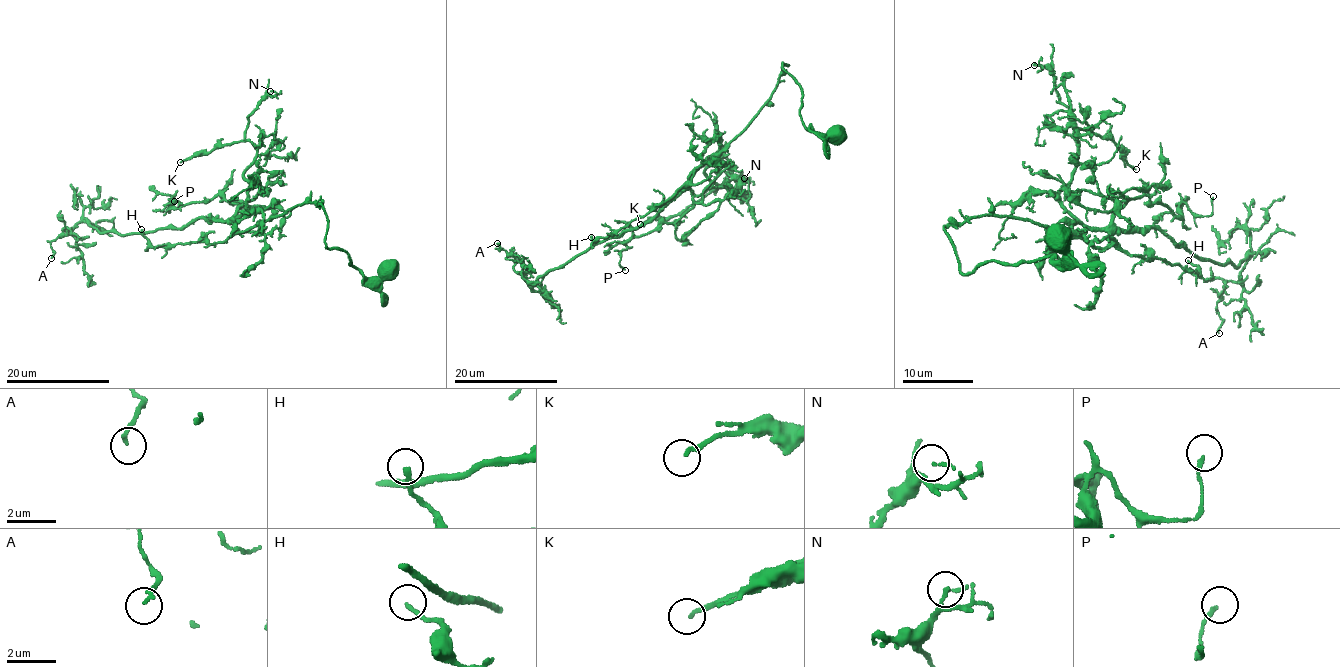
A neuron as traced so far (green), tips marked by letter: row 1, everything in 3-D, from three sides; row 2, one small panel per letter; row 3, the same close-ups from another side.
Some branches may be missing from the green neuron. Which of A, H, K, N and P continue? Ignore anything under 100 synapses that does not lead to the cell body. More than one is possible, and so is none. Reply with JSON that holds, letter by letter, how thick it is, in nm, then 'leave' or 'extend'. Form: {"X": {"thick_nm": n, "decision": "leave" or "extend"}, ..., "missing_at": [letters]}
{"A": {"thick_nm": 160, "decision": "leave"}, "H": {"thick_nm": 180, "decision": "leave"}, "K": {"thick_nm": 170, "decision": "leave"}, "N": {"thick_nm": 100, "decision": "leave"}, "P": {"thick_nm": 140, "decision": "leave"}, "missing_at": []}

